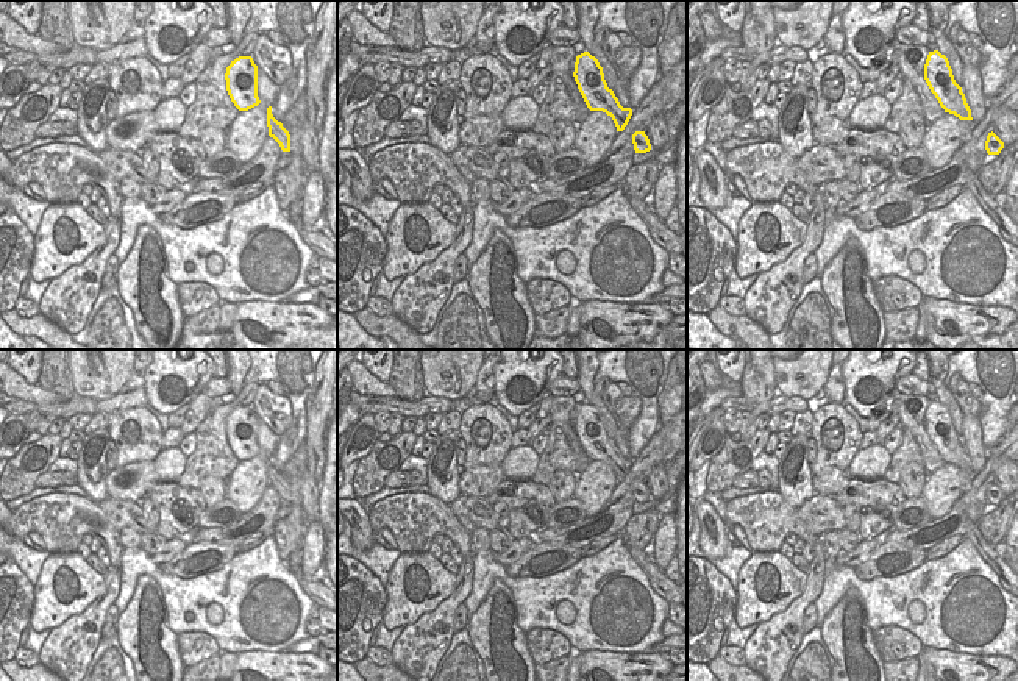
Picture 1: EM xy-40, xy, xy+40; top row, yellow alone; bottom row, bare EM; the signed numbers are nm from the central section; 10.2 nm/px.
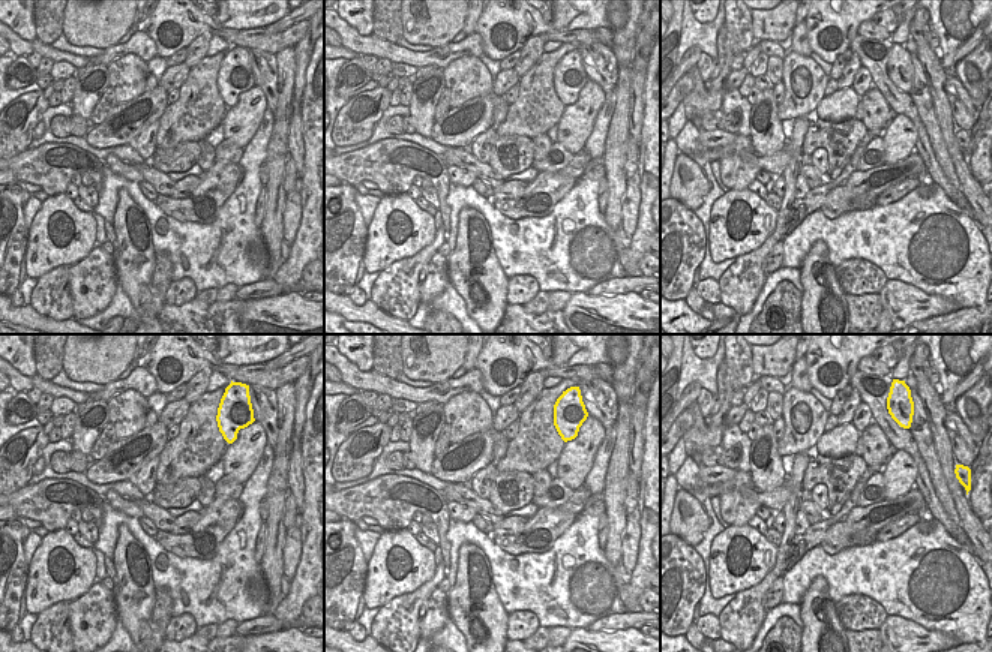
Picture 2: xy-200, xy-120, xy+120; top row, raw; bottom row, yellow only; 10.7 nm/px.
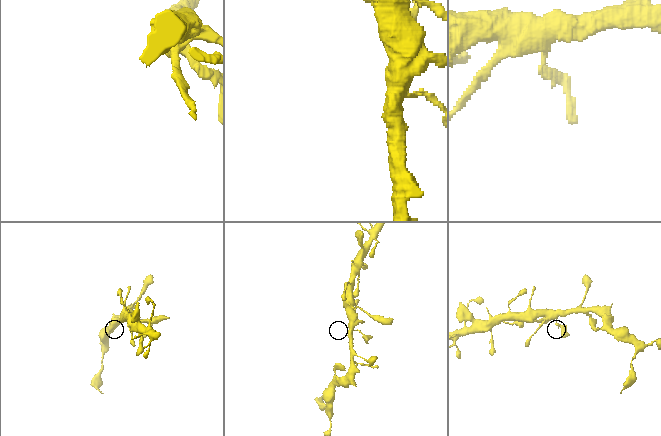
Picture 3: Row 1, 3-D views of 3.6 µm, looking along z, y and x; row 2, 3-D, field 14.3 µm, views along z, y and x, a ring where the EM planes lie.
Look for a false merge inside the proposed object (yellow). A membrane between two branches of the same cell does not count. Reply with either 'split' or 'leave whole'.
leave whole

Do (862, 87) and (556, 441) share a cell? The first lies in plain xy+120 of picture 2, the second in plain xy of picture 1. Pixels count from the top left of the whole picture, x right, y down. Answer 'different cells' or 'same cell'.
different cells

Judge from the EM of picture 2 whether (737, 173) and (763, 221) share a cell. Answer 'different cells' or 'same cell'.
different cells

